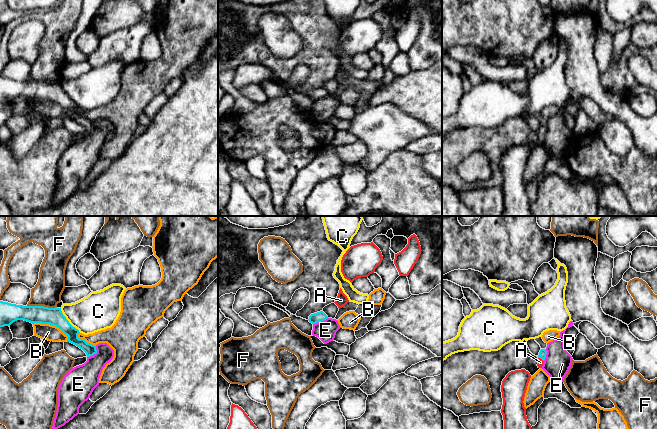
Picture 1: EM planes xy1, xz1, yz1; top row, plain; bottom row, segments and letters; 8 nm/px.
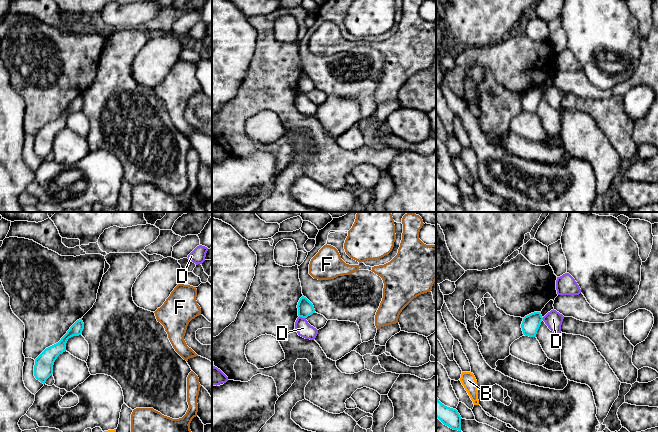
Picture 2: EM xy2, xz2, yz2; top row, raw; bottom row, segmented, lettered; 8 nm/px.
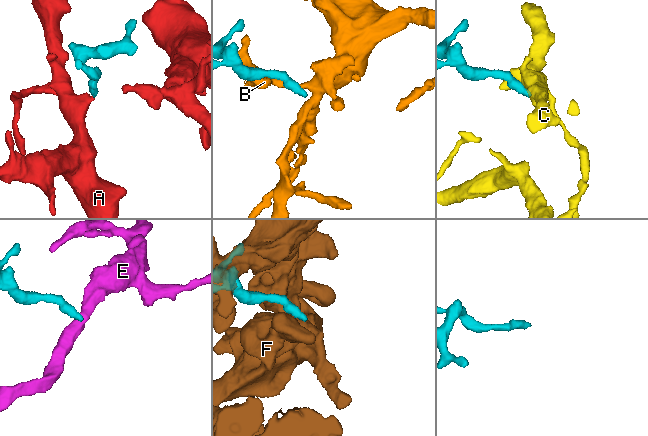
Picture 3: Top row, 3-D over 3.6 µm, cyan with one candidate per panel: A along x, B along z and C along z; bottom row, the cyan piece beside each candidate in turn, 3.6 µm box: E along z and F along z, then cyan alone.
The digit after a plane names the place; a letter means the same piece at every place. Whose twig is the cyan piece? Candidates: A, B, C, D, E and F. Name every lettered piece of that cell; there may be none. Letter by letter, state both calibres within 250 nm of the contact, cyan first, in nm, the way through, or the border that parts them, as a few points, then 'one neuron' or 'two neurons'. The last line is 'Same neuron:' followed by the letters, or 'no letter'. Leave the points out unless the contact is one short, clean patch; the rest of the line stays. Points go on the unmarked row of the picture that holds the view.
A: calibres 60 and 50 nm; way yz1 (542, 130), (541, 134), (540, 138); one neuron
B: calibres 140 and 130 nm; border xy1 (33, 99), (55, 101), (67, 112), (67, 116); two neurons
C: calibres 140 and 300 nm; border xy1 (60, 84), (65, 94), (80, 108); two neurons
D: calibres 130 and 120 nm; border xz2 (299, 92), (305, 94); two neurons
E: calibres 90 and 240 nm; border xy1 (96, 122), (96, 128), (87, 133); two neurons
F: calibres 140 and 220 nm; two neurons
Same neuron: A

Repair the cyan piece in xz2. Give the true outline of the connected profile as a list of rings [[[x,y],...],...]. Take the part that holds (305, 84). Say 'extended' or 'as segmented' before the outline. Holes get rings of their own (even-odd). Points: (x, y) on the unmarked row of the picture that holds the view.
as segmented; [[[302,72],[297,81],[298,92],[302,94],[307,94],[308,92],[315,89],[313,80],[304,72]]]

